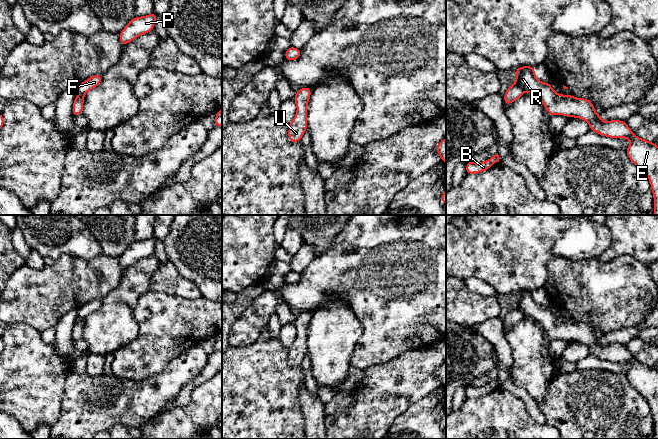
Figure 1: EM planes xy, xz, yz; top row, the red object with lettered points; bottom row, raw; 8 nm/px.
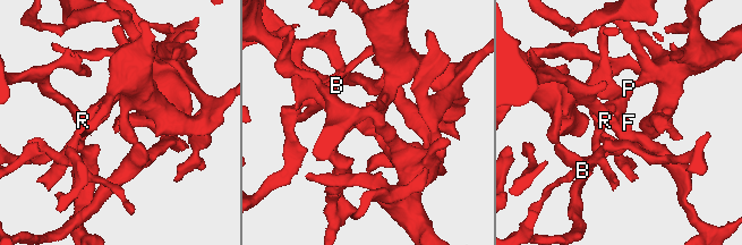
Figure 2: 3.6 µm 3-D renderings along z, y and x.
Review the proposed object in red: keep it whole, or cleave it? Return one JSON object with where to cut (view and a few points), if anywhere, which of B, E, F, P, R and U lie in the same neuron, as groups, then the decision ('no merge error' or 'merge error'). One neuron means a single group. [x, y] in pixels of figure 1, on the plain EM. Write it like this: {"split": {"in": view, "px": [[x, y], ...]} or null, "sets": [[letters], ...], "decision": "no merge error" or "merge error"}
{"split": null, "sets": [["B", "E", "F", "P", "R", "U"]], "decision": "no merge error"}

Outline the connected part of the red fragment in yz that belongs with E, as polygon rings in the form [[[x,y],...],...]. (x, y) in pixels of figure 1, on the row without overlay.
[[[522,290],[514,294],[516,304],[511,308],[504,318],[504,328],[509,329],[519,323],[525,315],[538,322],[546,332],[550,340],[565,339],[566,341],[575,341],[588,346],[590,354],[599,359],[610,362],[630,363],[631,368],[626,373],[629,383],[648,401],[654,422],[654,439],[658,439],[658,370],[651,365],[637,361],[628,351],[626,346],[621,344],[602,345],[600,338],[595,336],[593,327],[585,322],[576,322],[572,319],[561,319],[556,317],[551,311],[551,307],[539,305],[535,300],[535,292],[532,290]]]

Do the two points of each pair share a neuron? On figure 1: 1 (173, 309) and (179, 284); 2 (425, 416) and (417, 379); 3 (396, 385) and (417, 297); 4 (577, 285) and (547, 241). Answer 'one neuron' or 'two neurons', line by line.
1: two neurons
2: two neurons
3: two neurons
4: two neurons

